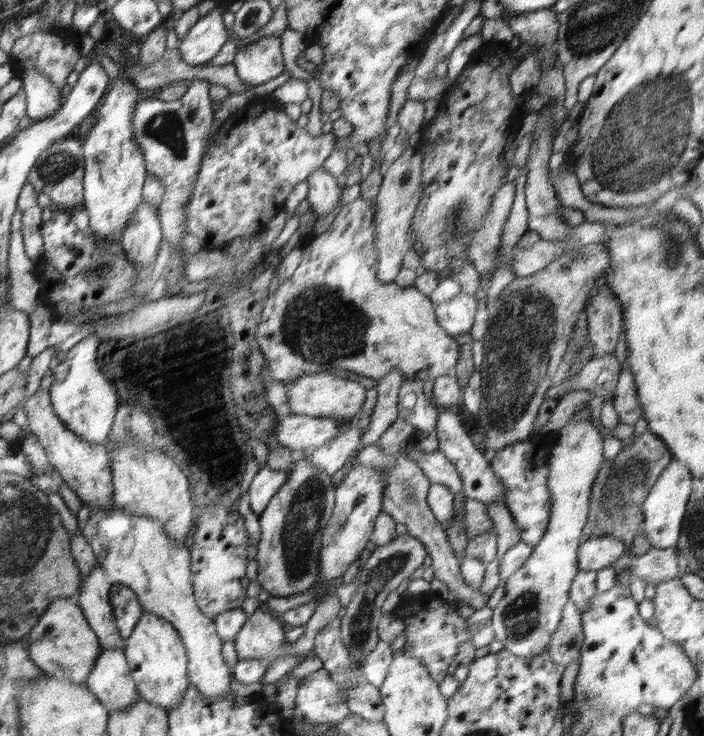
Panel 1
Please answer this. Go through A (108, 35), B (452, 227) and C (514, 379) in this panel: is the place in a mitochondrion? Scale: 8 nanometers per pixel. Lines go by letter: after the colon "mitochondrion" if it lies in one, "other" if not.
A: other
B: mitochondrion
C: mitochondrion

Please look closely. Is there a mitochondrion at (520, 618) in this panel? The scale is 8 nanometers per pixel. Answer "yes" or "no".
yes

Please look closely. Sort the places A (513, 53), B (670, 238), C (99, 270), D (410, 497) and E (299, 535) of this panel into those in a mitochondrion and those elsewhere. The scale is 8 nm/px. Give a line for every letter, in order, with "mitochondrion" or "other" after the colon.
A: other
B: mitochondrion
C: mitochondrion
D: mitochondrion
E: mitochondrion

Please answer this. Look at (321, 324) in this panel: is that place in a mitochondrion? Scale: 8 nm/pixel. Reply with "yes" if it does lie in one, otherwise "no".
yes

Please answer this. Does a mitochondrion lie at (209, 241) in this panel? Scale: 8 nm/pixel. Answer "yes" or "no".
no

